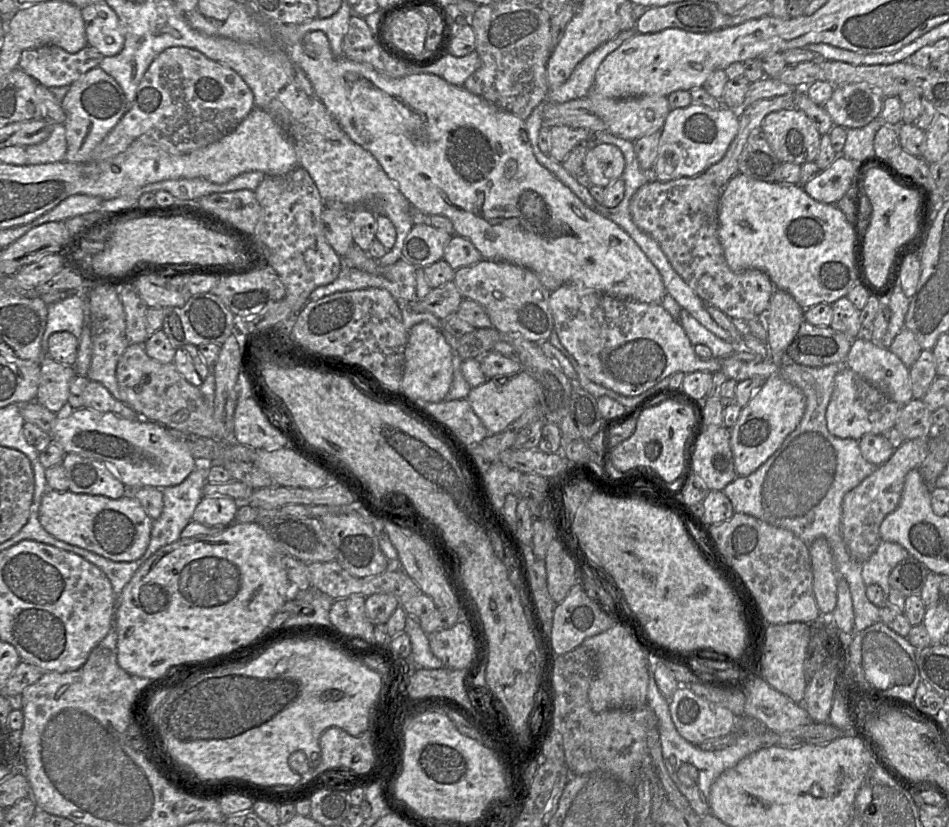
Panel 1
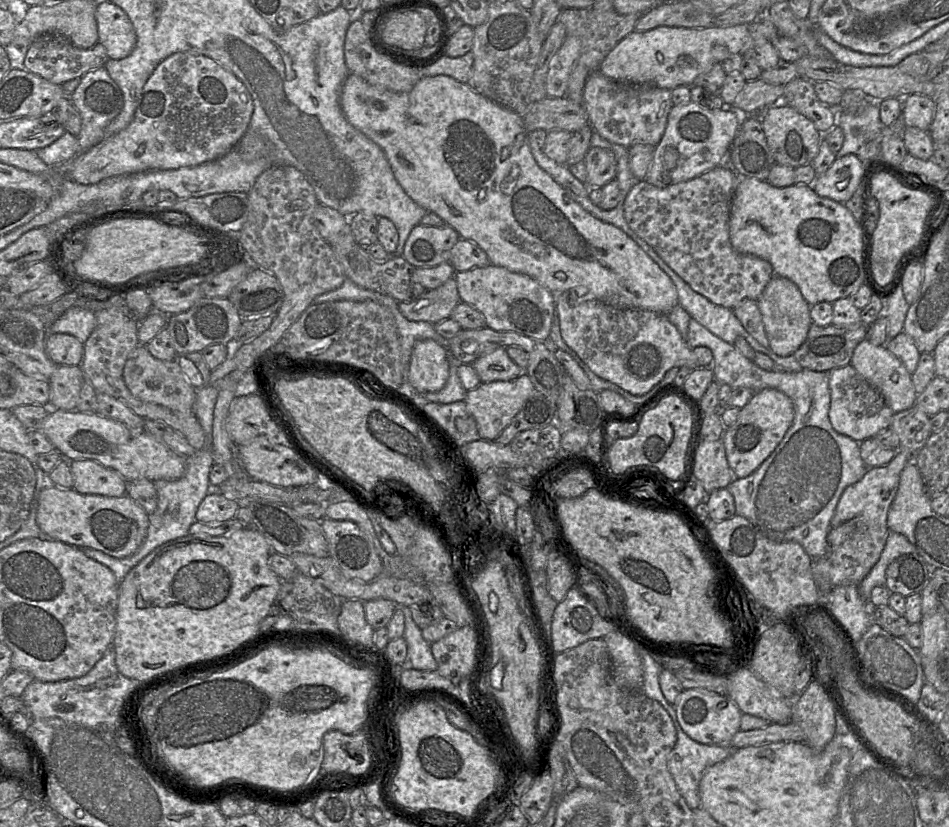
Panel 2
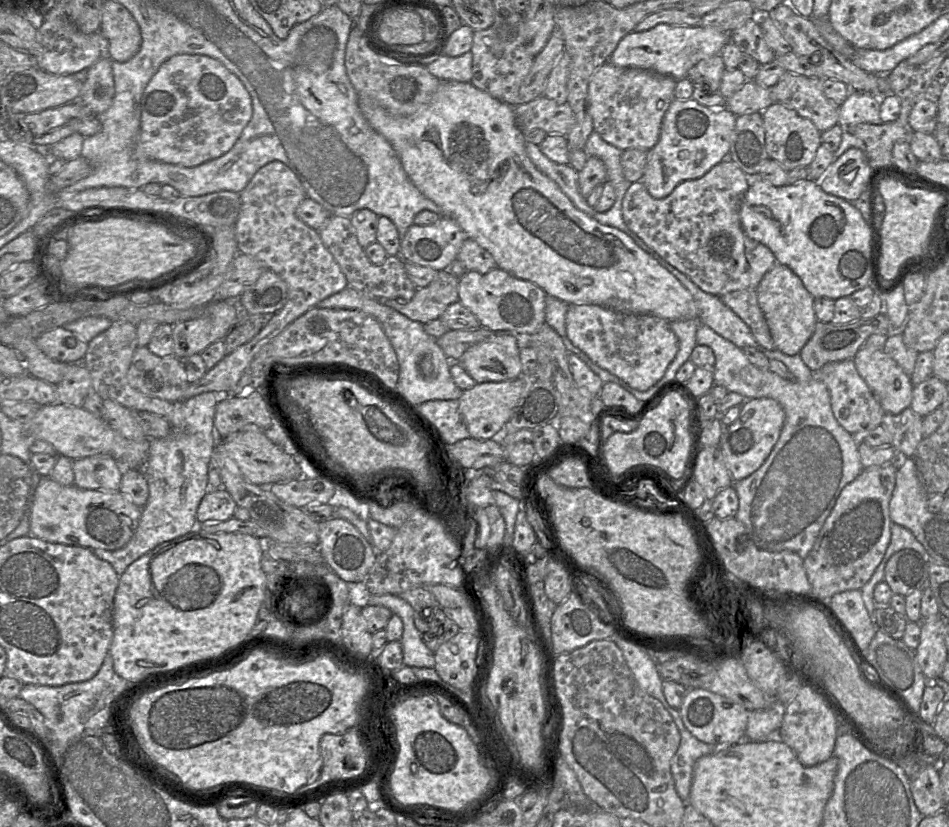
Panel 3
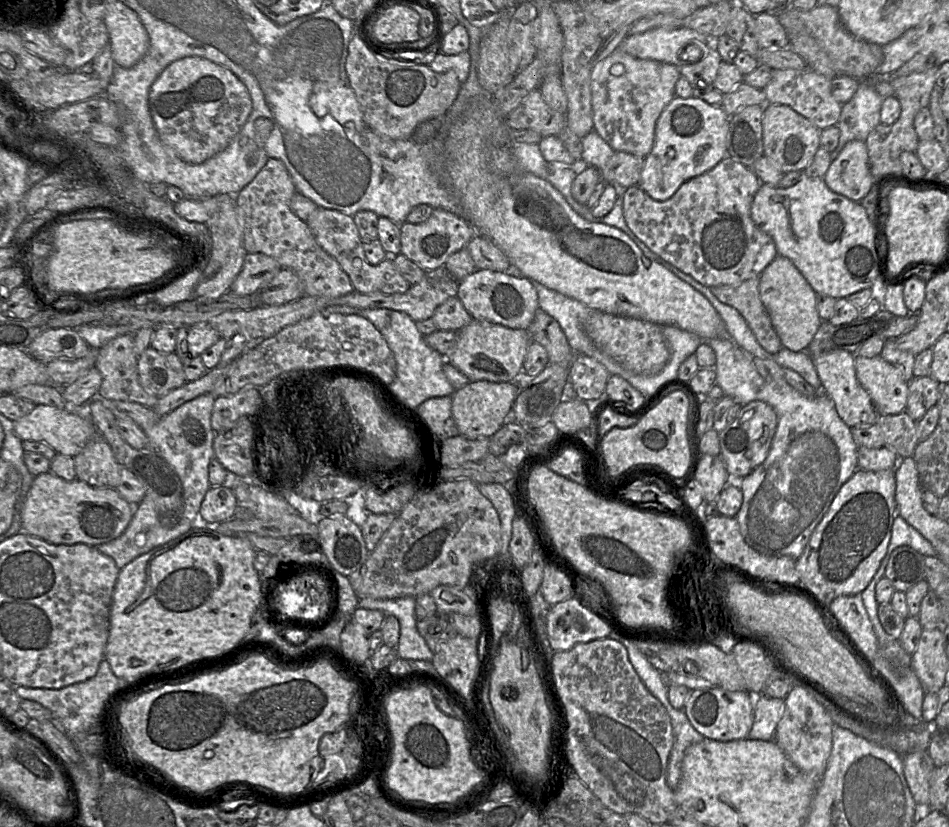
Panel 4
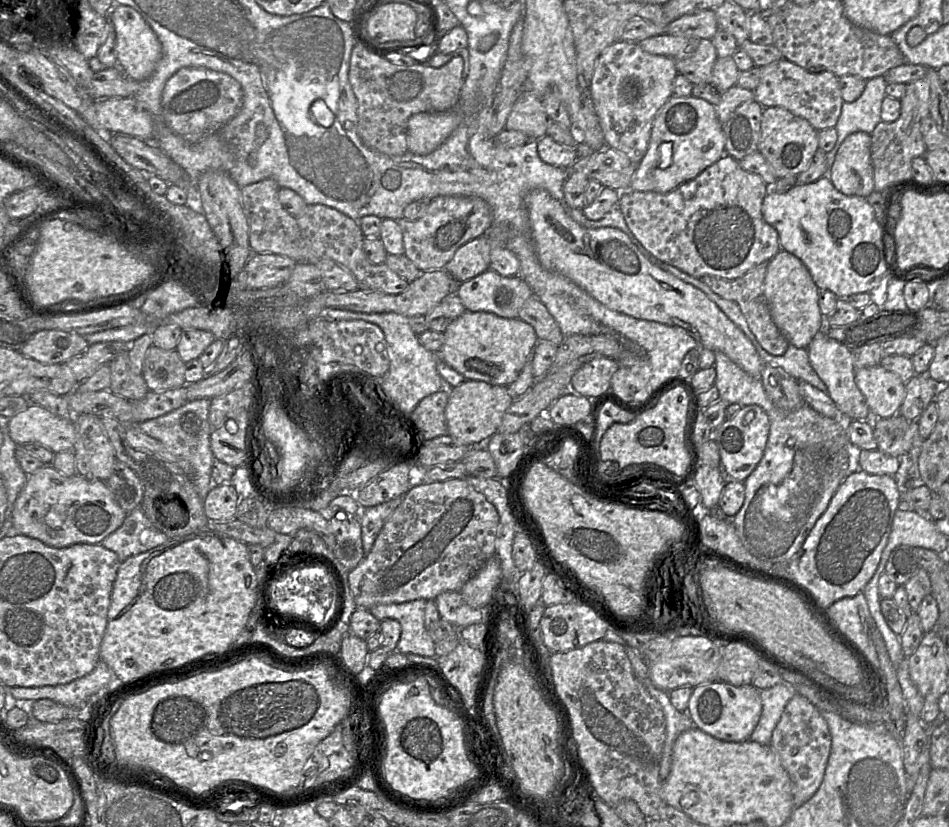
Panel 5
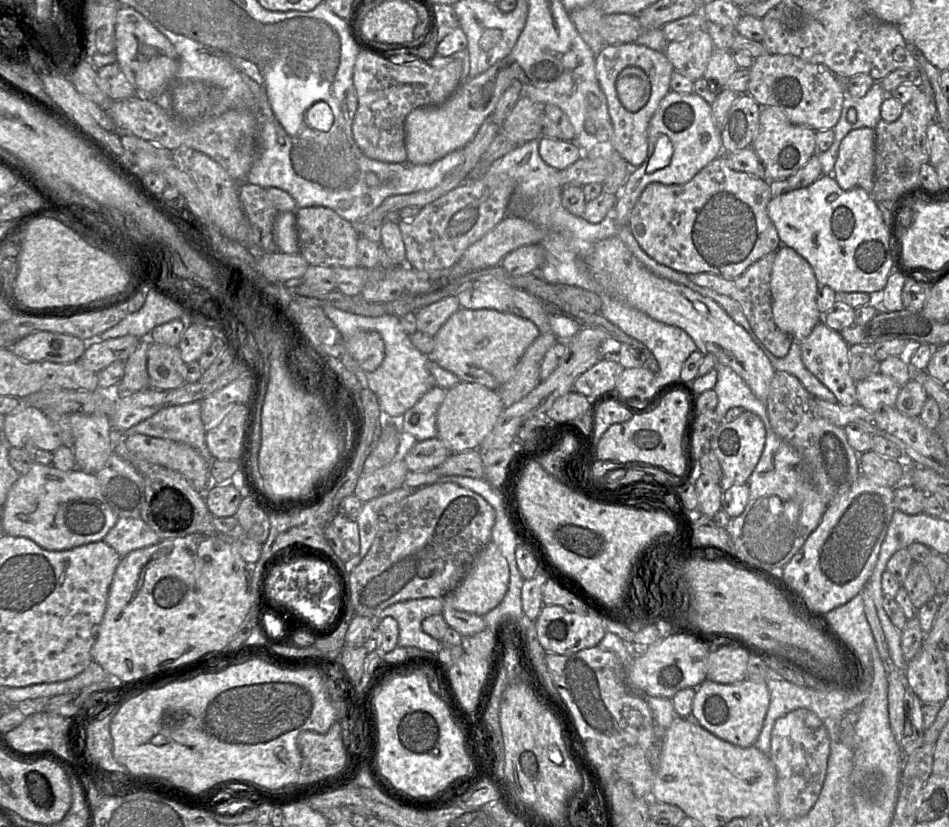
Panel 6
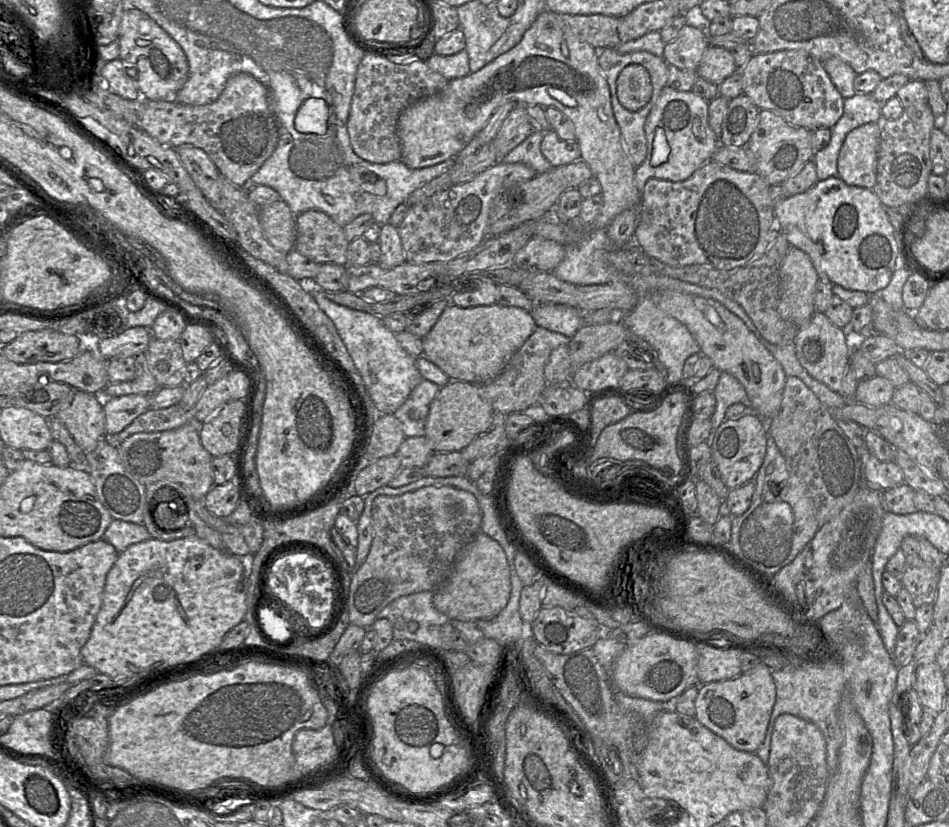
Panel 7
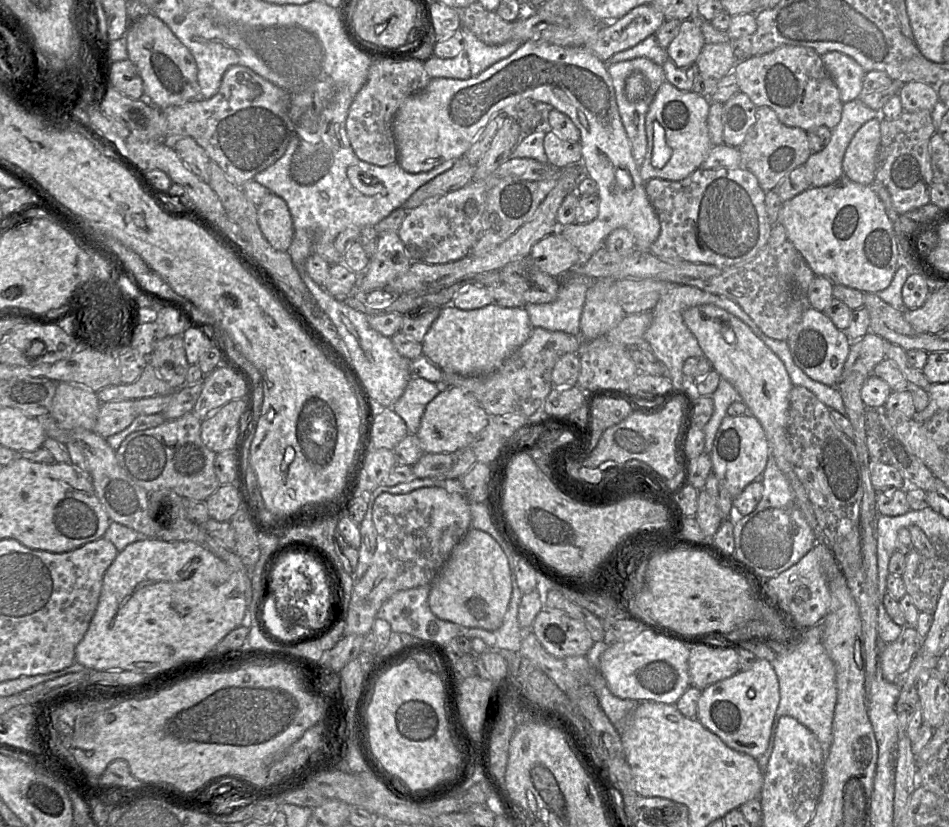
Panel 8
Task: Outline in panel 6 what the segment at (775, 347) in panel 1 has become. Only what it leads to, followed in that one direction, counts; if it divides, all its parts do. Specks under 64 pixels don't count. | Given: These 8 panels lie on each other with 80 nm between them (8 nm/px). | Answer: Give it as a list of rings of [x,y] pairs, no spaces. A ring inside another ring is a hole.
[[[780,246],[775,252],[771,271],[772,313],[776,325],[796,342],[807,338],[823,320],[816,302],[818,289],[819,283],[810,264],[794,249]]]

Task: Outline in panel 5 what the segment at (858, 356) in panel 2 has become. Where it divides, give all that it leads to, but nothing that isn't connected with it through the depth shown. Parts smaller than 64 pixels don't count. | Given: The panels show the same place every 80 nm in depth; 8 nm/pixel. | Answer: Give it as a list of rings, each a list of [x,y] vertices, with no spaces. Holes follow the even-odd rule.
[[[881,365],[855,371],[855,382],[870,409],[872,418],[890,418],[899,412],[906,396],[905,383]]]

